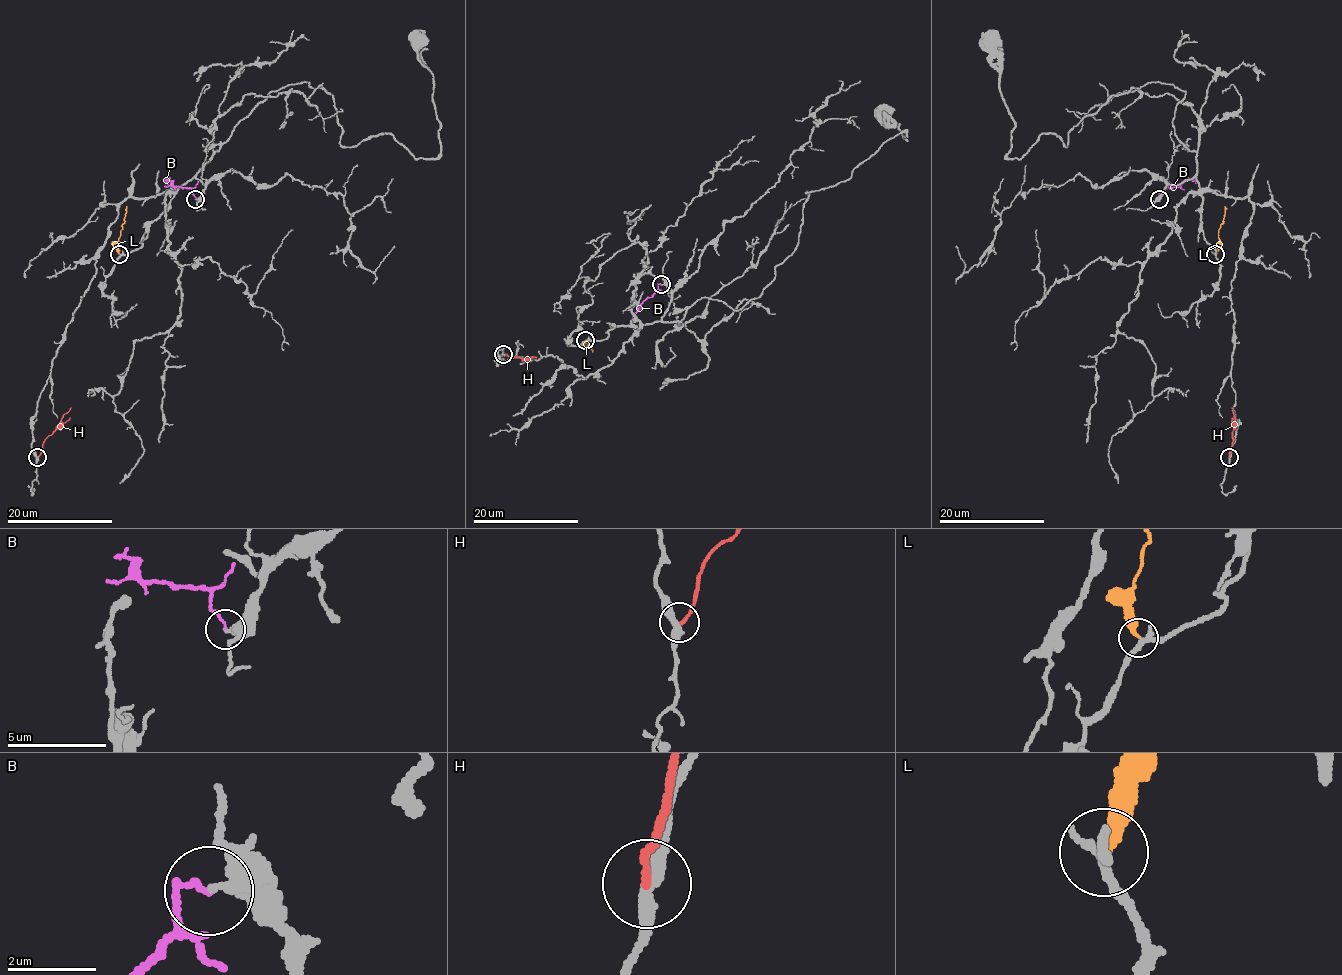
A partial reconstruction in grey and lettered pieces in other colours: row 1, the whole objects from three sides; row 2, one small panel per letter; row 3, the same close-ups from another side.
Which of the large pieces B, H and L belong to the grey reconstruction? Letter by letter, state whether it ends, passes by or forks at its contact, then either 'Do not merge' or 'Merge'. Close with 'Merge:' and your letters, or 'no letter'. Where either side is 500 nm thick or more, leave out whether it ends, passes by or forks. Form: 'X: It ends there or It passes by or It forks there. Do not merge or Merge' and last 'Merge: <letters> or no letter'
B: It ends there. Do not merge
H: It ends there. Do not merge
L: It ends there. Merge
Merge: L

